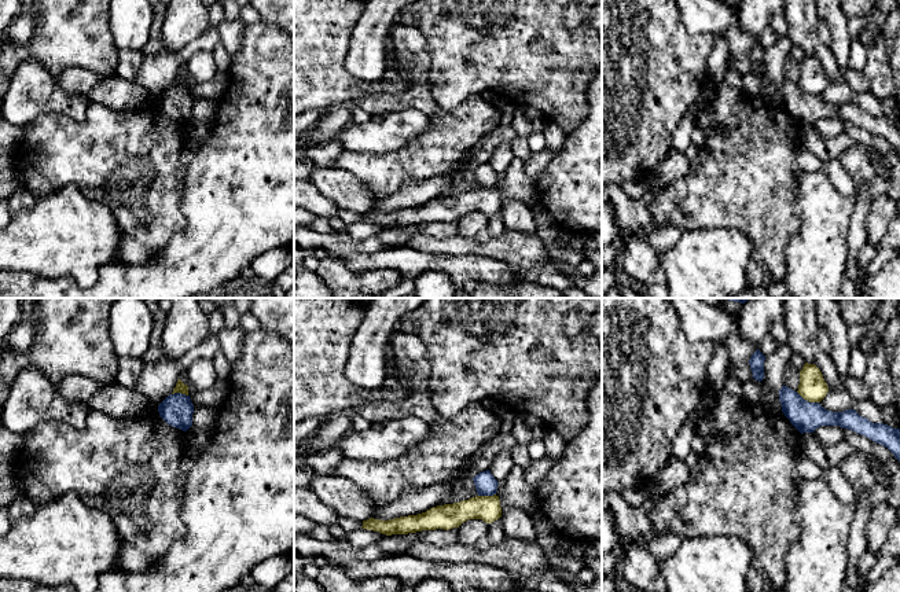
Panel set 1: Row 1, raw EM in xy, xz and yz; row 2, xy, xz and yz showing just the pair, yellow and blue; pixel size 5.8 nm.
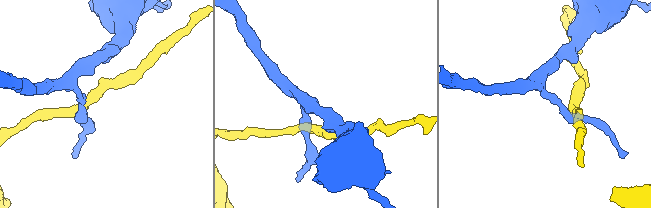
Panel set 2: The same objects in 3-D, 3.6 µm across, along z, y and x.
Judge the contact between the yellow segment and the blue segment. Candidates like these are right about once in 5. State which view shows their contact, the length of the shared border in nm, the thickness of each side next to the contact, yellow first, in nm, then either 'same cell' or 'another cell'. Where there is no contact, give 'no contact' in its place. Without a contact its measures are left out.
yz | 150 nm | 160/180 nm | another cell

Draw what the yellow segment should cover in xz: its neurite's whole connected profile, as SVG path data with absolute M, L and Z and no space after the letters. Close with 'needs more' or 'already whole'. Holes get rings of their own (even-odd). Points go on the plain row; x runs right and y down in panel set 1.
M475 188L453 196L437 198L418 207L400 209L389 213L370 210L363 213L363 221L386 228L408 227L422 223L459 220L469 212L482 212L492 216L502 209L499 188Z; already whole

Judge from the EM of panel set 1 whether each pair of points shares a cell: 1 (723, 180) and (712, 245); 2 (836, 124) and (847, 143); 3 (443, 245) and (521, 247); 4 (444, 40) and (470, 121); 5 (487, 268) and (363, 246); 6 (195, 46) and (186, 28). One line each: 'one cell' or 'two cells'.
1: two cells
2: two cells
3: one cell
4: two cells
5: two cells
6: two cells

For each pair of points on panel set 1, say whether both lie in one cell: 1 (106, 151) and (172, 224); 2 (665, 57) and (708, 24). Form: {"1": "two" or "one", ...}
{"1": "one", "2": "two"}

